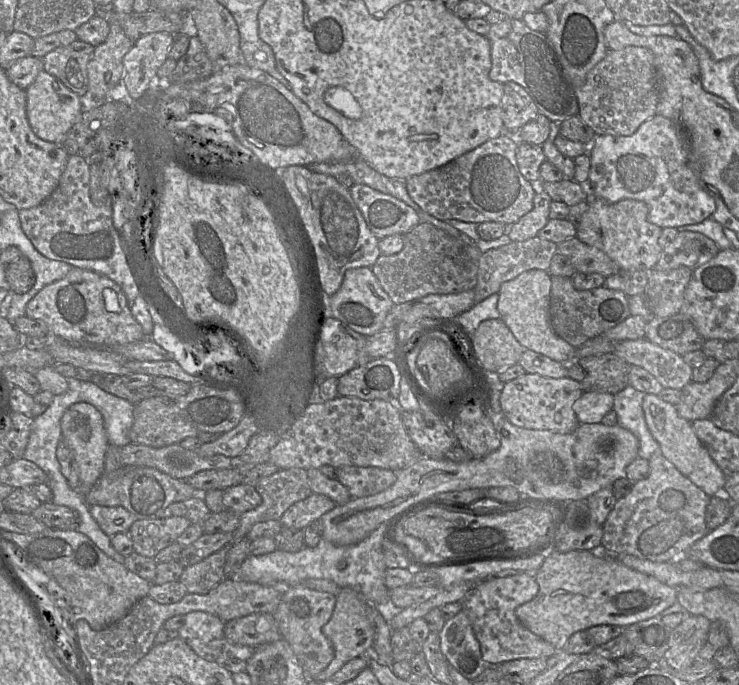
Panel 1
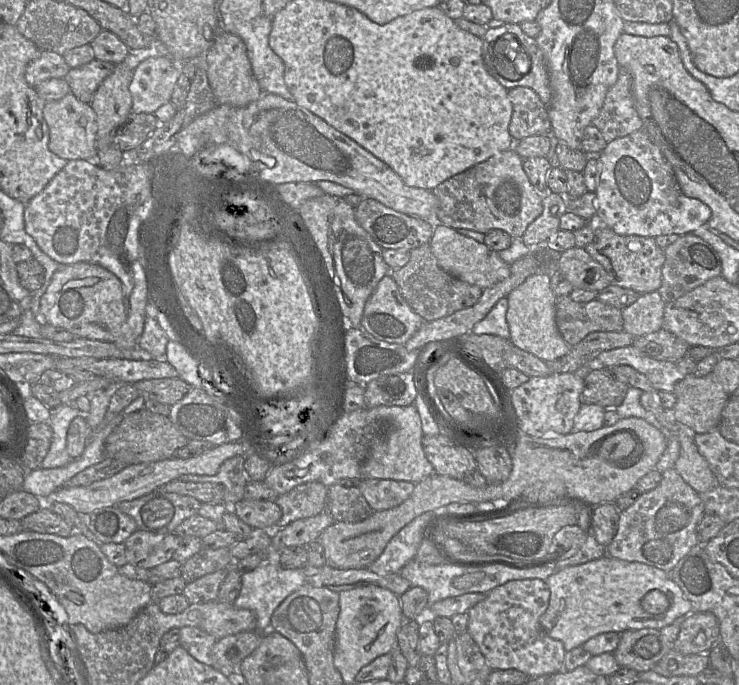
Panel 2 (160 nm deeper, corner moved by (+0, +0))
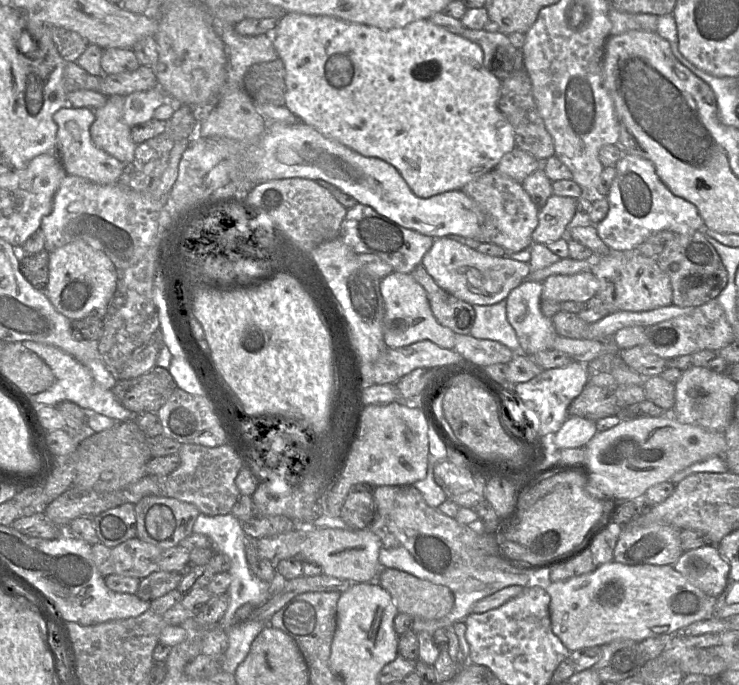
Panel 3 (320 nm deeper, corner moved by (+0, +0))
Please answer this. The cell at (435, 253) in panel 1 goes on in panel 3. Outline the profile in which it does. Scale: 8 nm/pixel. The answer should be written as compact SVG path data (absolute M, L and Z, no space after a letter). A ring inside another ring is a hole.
M422 264L410 274L425 289L438 323L457 334L469 334L475 320L474 307L438 286Z

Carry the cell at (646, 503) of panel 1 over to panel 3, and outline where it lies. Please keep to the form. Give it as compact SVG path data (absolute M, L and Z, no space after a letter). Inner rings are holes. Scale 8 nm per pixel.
M670 525L622 527L613 561L631 566L672 566L684 553L680 533L679 528Z

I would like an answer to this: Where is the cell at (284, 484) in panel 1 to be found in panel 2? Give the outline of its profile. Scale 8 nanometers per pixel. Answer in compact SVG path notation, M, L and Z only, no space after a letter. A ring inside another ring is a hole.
M318 481L300 484L290 491L278 495L275 502L282 510L282 516L276 528L283 528L290 523L316 516L326 509L328 488Z

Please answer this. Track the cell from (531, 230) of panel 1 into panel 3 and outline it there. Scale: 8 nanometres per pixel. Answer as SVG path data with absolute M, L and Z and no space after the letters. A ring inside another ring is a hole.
M551 195L539 209L538 225L532 233L533 243L547 244L565 237L576 208L577 198Z

